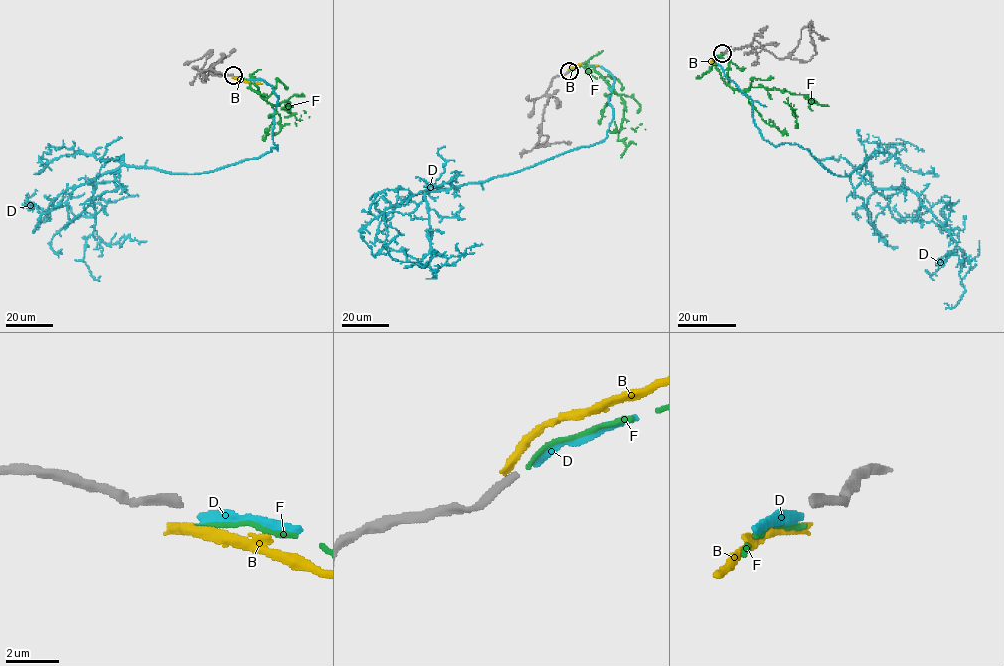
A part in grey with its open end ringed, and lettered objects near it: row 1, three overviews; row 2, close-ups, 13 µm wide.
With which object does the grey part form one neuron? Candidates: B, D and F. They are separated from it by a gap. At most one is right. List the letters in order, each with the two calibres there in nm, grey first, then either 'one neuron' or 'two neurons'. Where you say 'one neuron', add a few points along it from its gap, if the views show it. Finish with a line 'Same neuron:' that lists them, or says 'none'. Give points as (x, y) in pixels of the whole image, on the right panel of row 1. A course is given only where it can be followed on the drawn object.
B: 280/340 nm | two neurons
D: 280/320 nm | two neurons
F: 280/180 nm | two neurons
Same neuron: none

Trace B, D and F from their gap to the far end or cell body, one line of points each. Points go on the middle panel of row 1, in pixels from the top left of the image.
B: (569, 71), (581, 64), (598, 64)
D: (570, 71), (598, 66), (614, 78), (604, 139), (424, 196), (431, 270), (482, 244)
F: (570, 71), (591, 66), (618, 94), (624, 104), (619, 141), (627, 146), (638, 127)

